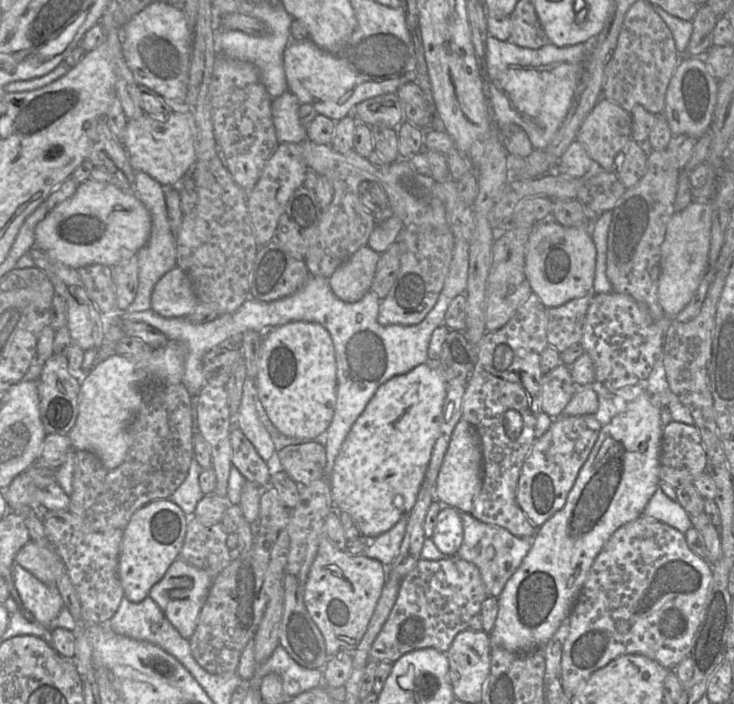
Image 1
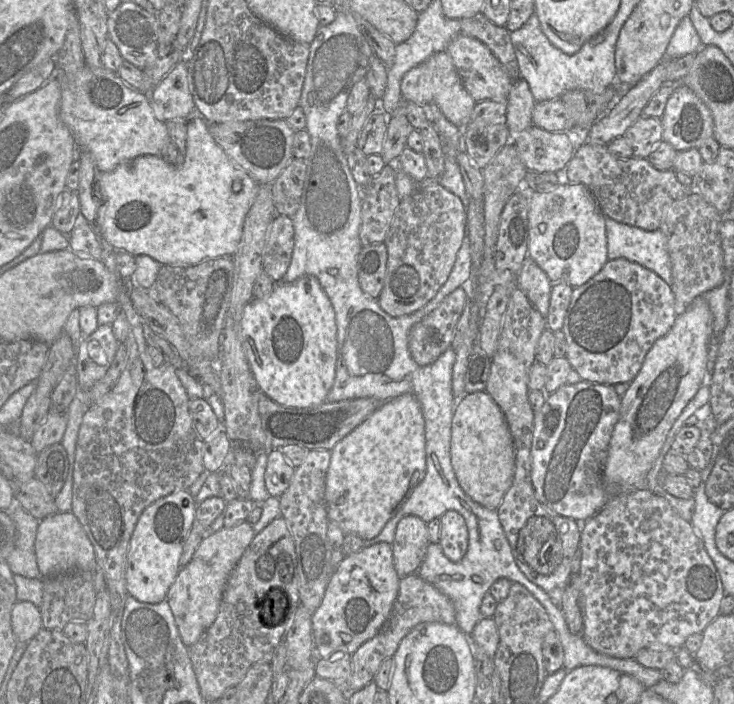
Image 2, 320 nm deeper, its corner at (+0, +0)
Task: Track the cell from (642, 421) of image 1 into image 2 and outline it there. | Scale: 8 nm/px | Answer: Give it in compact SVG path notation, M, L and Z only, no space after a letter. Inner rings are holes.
M703 295L695 298L690 307L677 316L670 331L657 339L646 354L643 365L621 397L620 418L616 423L603 468L603 479L617 492L629 492L646 486L647 475L652 469L665 443L667 435L683 409L708 380L708 348L713 331L713 315Z

